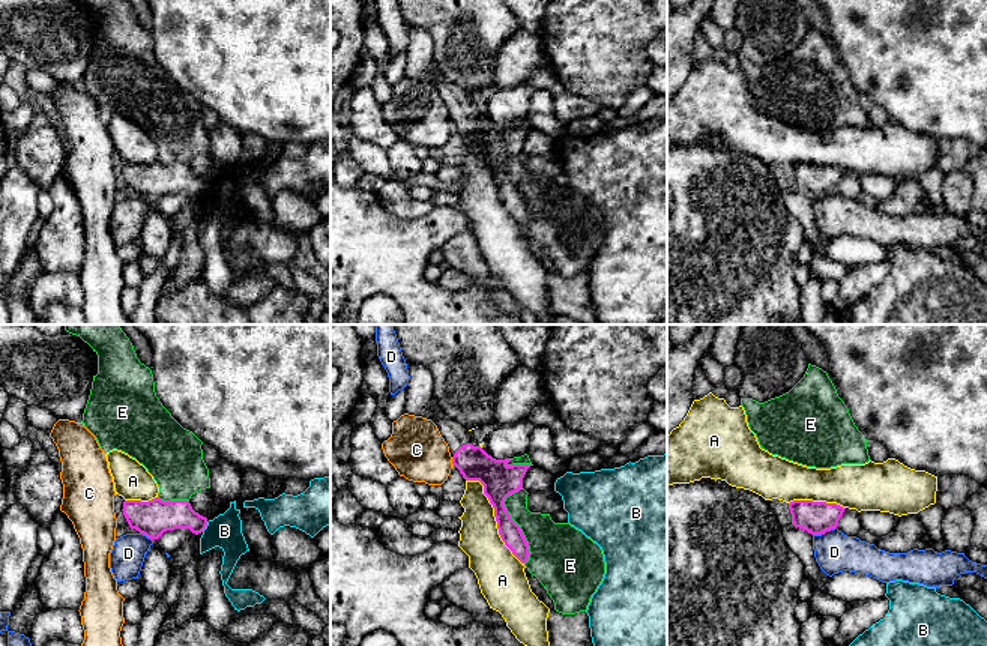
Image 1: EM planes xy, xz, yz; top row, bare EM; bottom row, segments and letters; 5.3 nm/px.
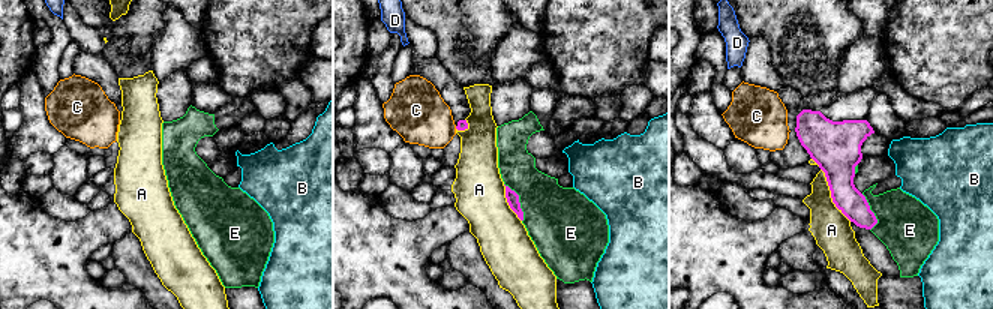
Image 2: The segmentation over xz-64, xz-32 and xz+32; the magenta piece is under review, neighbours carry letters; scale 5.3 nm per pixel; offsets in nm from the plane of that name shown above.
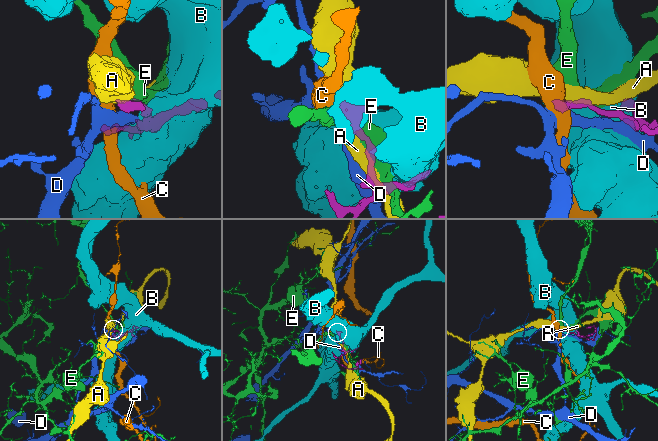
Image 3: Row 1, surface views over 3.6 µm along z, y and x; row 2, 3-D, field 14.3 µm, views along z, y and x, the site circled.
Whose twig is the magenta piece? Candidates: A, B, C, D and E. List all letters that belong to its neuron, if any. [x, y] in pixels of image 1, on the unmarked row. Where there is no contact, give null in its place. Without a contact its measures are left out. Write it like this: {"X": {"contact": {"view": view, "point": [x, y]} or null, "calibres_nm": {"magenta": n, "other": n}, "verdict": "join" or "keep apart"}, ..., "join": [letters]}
{"A": {"contact": {"view": "xz", "point": [495, 179]}, "calibres_nm": {"magenta": 180, "other": 220}, "verdict": "keep apart"}, "B": {"contact": {"view": "xy", "point": [206, 188]}, "calibres_nm": {"magenta": 160, "other": 180}, "verdict": "keep apart"}, "C": {"contact": {"view": "xz", "point": [452, 125]}, "calibres_nm": {"magenta": 180, "other": 300}, "verdict": "keep apart"}, "D": {"contact": {"view": "yz", "point": [824, 196]}, "calibres_nm": {"magenta": 180, "other": 220}, "verdict": "keep apart"}, "E": {"contact": {"view": "xz", "point": [517, 188]}, "calibres_nm": {"magenta": 170, "other": 280}, "verdict": "keep apart"}, "join": []}

